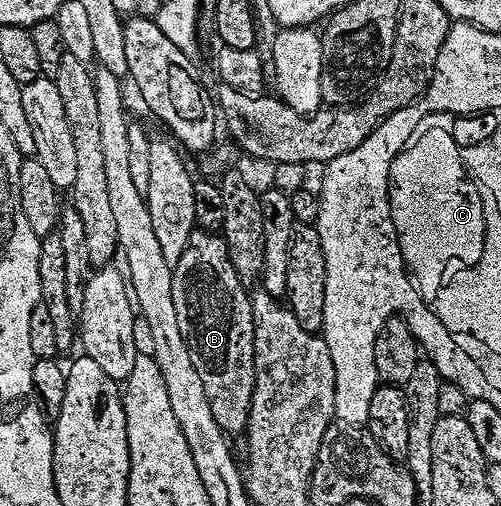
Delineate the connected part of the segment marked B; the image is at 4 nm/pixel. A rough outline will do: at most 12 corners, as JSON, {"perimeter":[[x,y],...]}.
{"perimeter":[[195,229],[172,300],[216,424],[249,425],[254,304]]}

